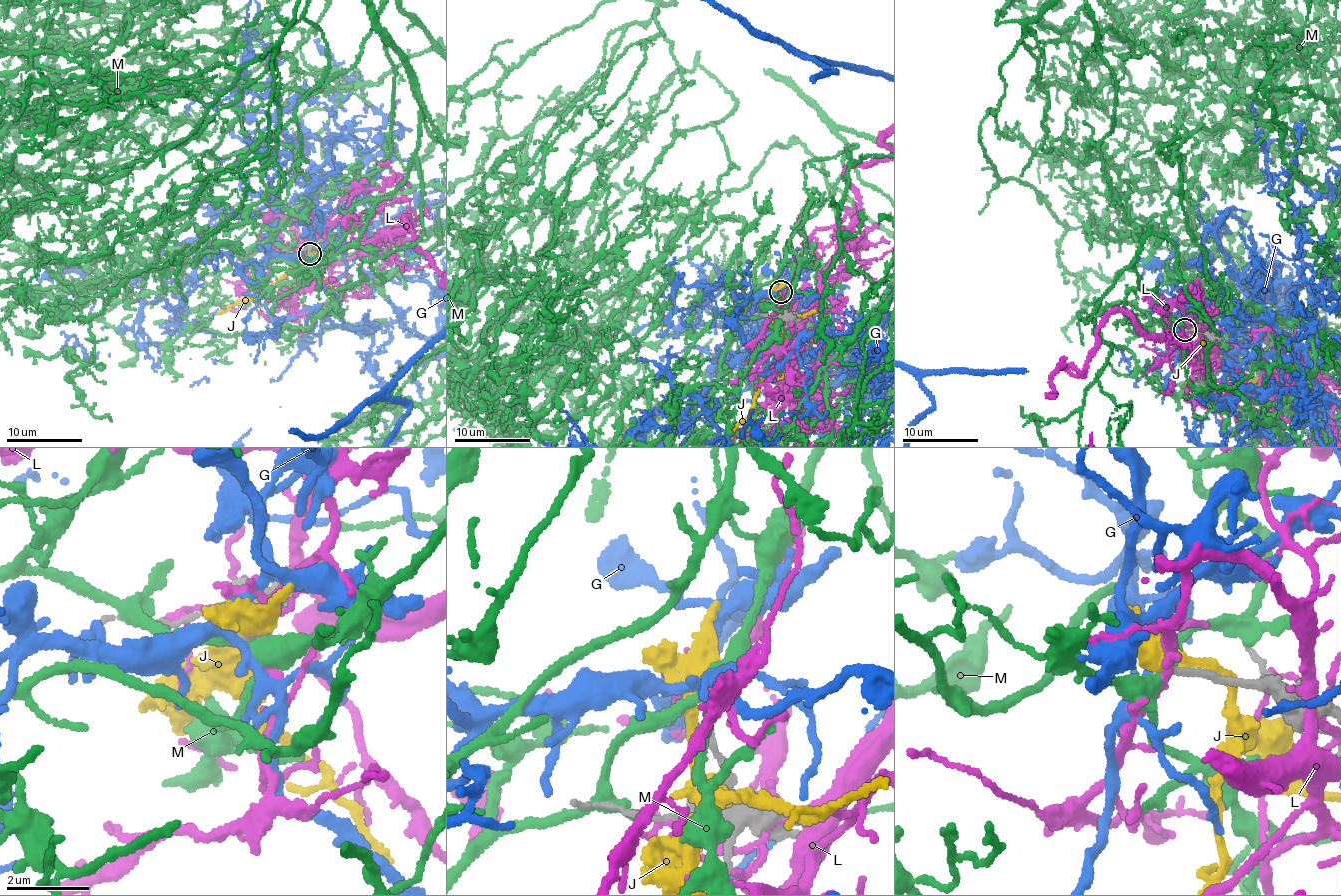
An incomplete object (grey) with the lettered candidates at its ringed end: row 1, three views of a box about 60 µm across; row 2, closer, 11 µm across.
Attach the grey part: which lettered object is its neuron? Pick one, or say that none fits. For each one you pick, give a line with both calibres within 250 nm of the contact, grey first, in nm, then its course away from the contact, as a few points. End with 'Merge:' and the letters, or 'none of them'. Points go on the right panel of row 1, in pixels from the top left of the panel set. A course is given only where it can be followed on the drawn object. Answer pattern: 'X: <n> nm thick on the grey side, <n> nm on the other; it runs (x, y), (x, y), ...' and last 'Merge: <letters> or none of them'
Merge: none of them

